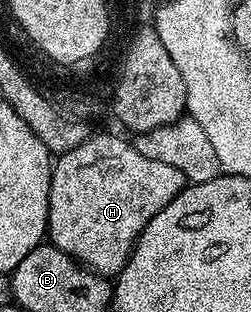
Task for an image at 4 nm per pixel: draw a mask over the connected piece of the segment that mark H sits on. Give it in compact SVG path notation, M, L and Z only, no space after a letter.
M107 133L100 137L88 136L77 147L54 158L49 187L47 237L50 244L74 257L92 273L114 278L125 267L145 223L149 223L149 219L153 219L153 215L157 215L157 211L161 211L161 207L168 205L184 188L185 182L177 167L157 163L157 159L145 159L145 155L141 155L141 151L137 151L130 140L122 141Z

